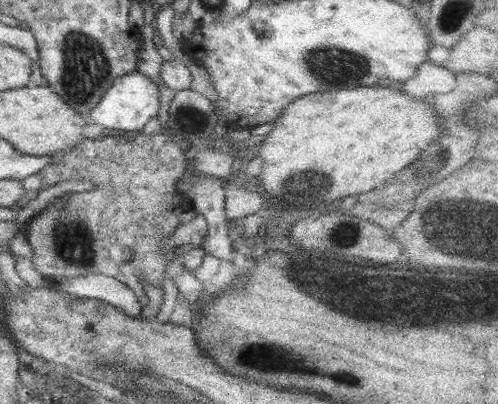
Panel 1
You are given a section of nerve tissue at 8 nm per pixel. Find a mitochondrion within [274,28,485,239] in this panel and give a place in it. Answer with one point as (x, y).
(332, 66)

